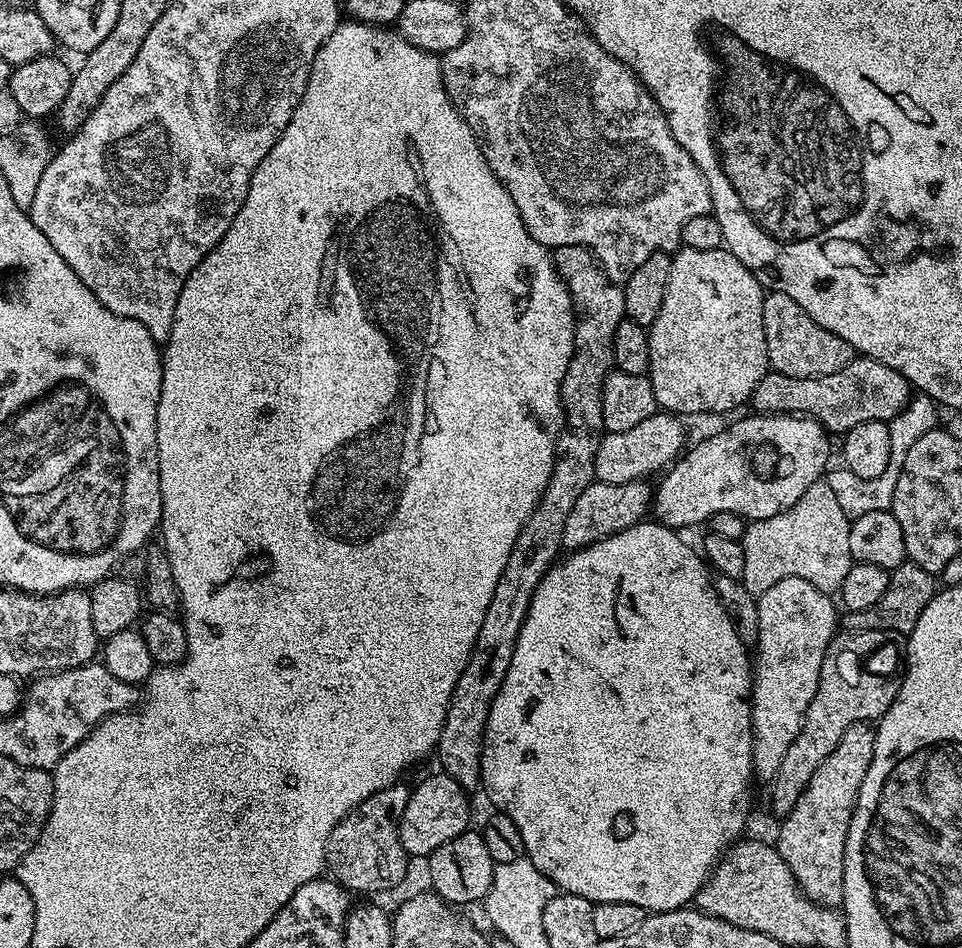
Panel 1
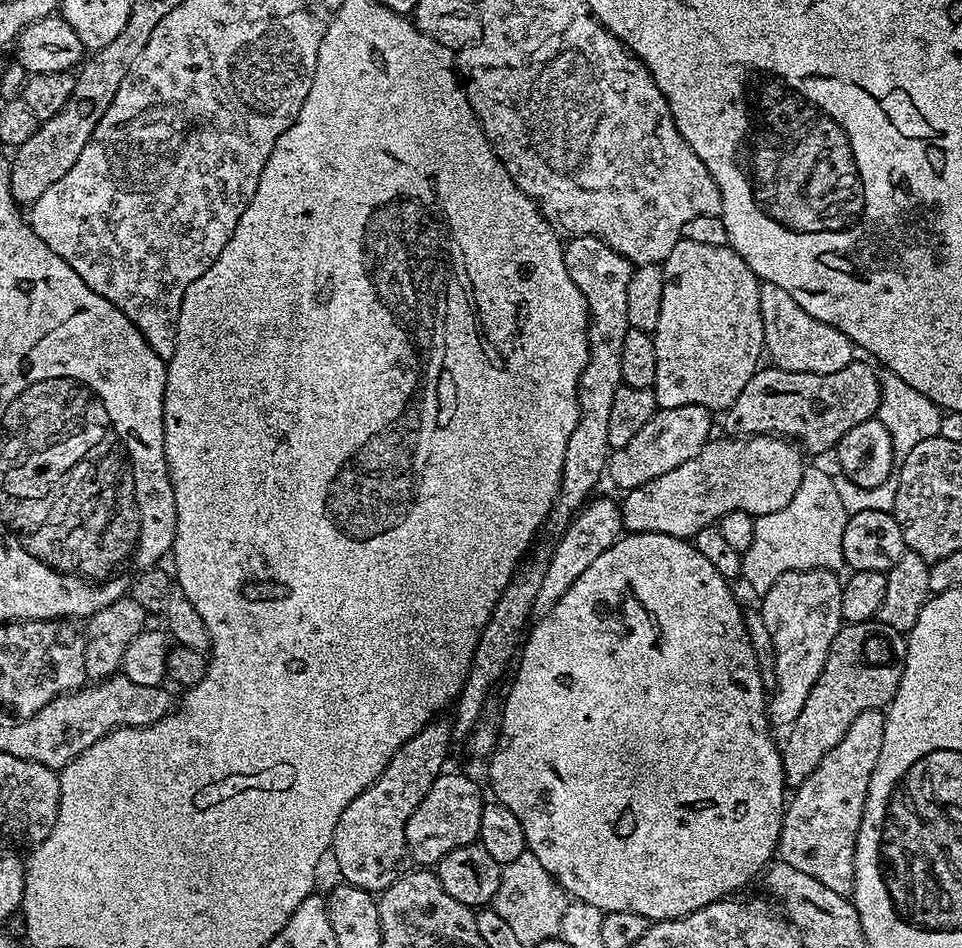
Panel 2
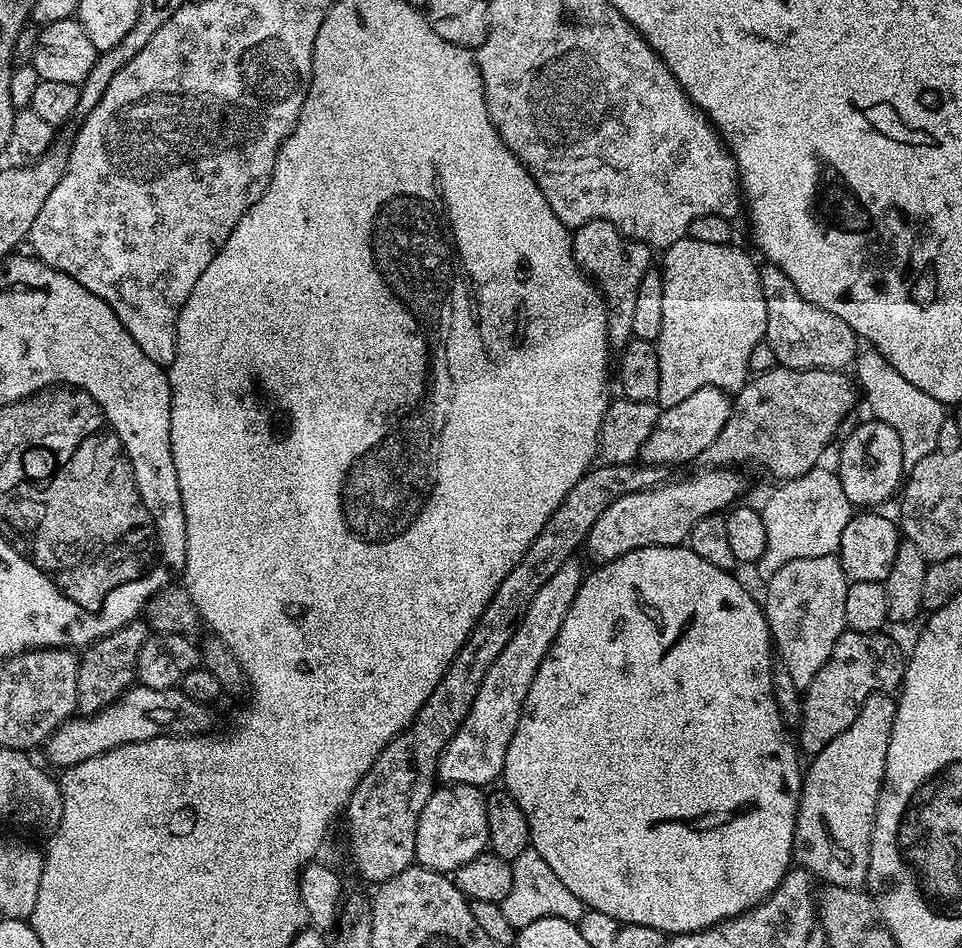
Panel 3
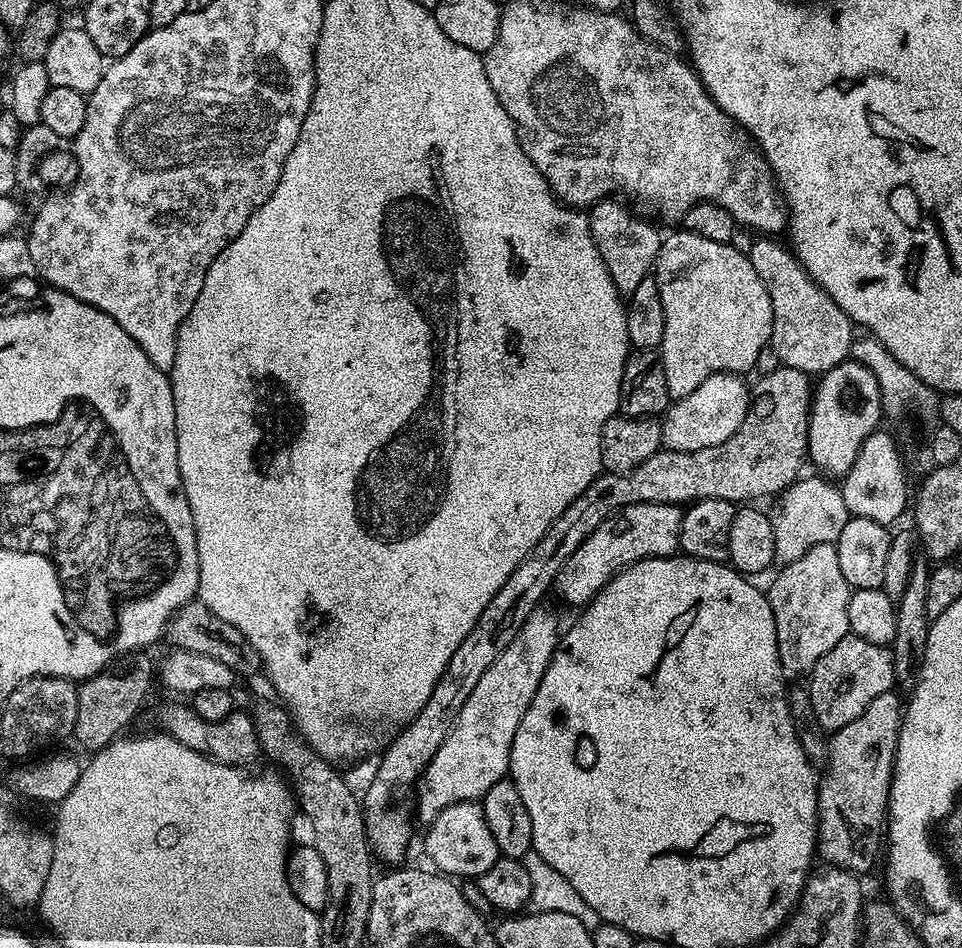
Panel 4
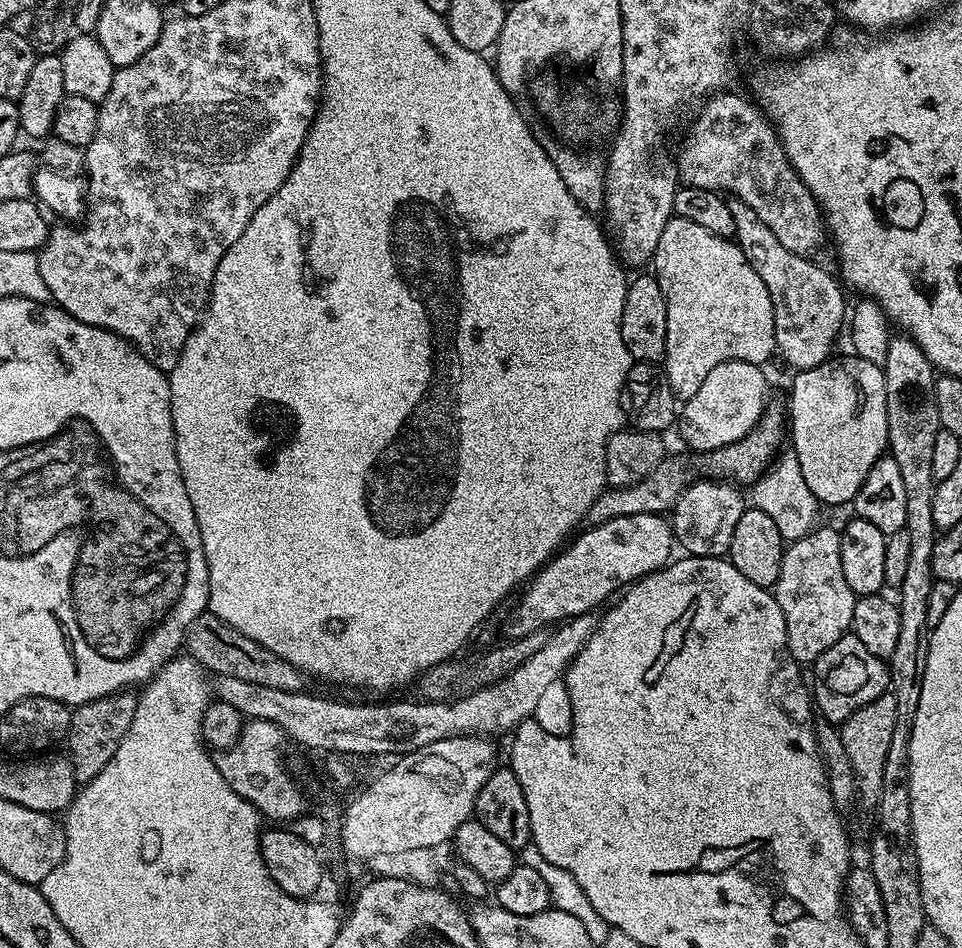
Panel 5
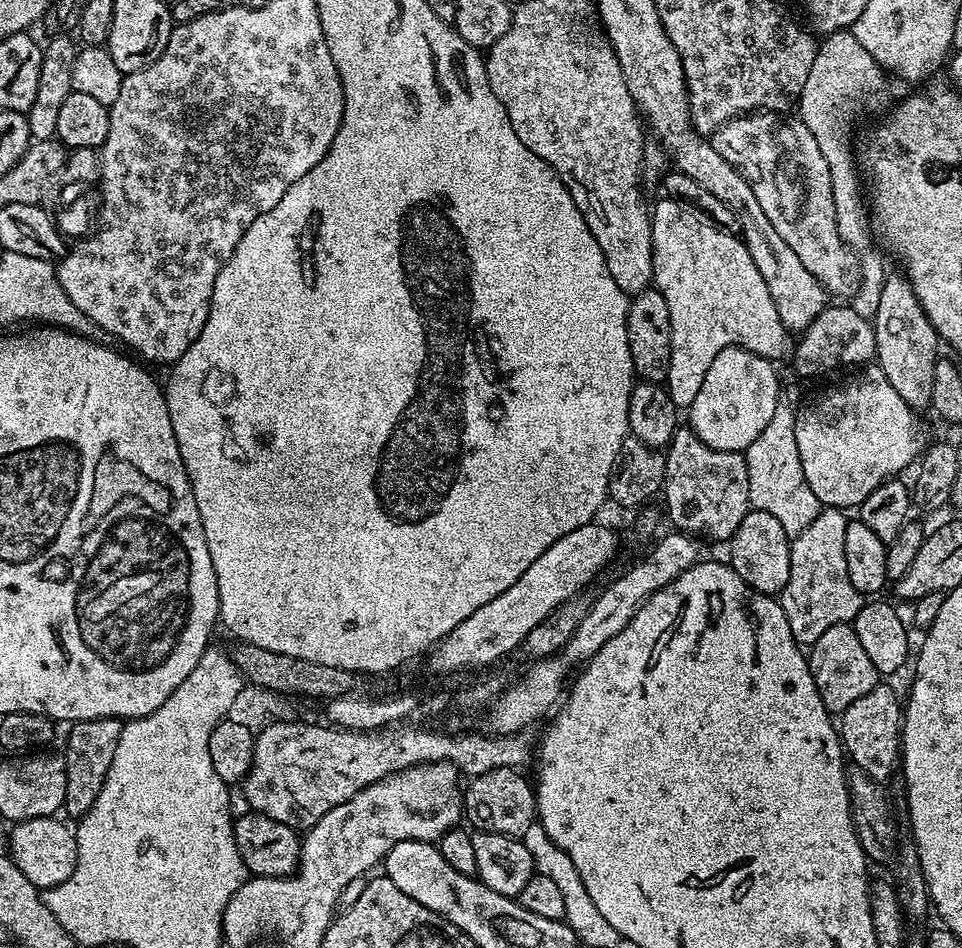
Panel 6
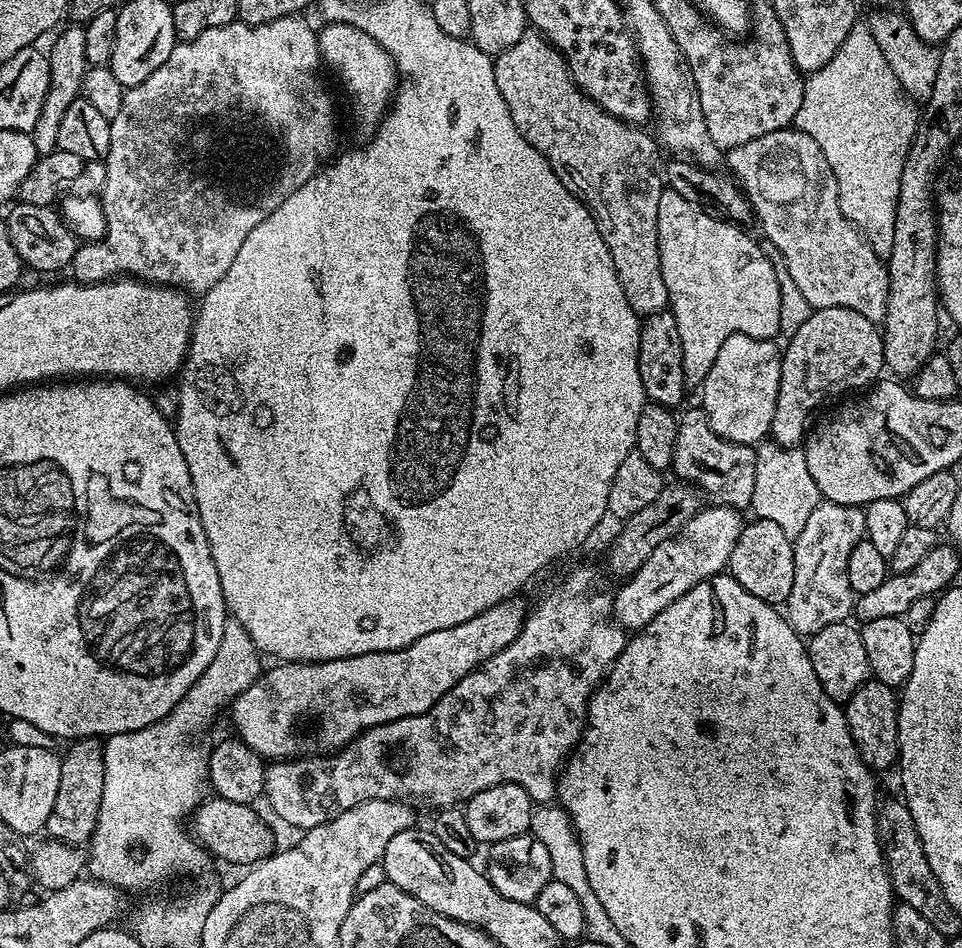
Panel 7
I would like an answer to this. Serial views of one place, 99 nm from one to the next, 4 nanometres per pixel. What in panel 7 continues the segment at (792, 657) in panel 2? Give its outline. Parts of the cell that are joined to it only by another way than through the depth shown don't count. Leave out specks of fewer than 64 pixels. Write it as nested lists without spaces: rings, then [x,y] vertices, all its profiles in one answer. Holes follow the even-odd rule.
[[[829,500],[821,502],[806,526],[798,534],[792,545],[794,550],[794,586],[790,589],[790,598],[786,605],[786,615],[790,626],[801,638],[811,638],[818,630],[826,626],[845,623],[854,612],[854,593],[850,586],[850,577],[846,574],[846,562],[850,562],[850,550],[860,540],[865,539],[866,518],[864,508],[854,504],[835,504]]]

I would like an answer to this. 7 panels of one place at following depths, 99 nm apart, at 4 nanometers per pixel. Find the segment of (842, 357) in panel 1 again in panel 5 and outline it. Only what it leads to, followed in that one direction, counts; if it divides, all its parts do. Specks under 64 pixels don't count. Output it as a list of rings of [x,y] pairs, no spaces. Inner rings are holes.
[[[732,198],[728,200],[728,205],[730,214],[734,214],[734,239],[742,254],[746,254],[746,262],[754,266],[758,278],[766,282],[766,290],[770,290],[778,356],[792,370],[818,367],[833,355],[836,335],[840,327],[843,329],[846,324],[845,289],[841,281],[835,275],[832,277],[822,265],[815,264],[812,258],[786,250],[786,246],[778,242],[774,230],[770,230],[770,226],[766,226],[766,222],[762,222],[762,218],[758,218],[758,214],[746,206],[746,202]]]

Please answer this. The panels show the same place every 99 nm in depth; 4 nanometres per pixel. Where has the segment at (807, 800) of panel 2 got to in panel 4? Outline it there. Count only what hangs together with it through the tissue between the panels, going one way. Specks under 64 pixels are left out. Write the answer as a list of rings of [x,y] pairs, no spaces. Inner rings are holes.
[[[895,691],[878,694],[854,722],[846,722],[837,732],[831,733],[828,742],[826,767],[818,780],[816,797],[816,843],[819,855],[825,856],[833,868],[844,868],[847,872],[865,874],[876,864],[876,854],[882,850],[882,833],[886,828],[888,795],[892,785],[892,773],[896,767],[896,743],[900,737],[902,700]]]

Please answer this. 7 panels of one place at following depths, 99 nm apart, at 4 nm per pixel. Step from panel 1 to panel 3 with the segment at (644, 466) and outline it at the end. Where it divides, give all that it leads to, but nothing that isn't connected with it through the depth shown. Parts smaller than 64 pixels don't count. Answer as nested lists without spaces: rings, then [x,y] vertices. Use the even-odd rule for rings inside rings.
[[[706,386],[702,390],[694,390],[694,394],[678,402],[678,406],[670,406],[661,411],[650,438],[642,446],[639,459],[645,464],[661,466],[699,461],[706,446],[710,446],[710,442],[714,442],[718,434],[722,434],[722,426],[726,426],[726,418],[730,418],[731,409],[729,393],[721,388]]]

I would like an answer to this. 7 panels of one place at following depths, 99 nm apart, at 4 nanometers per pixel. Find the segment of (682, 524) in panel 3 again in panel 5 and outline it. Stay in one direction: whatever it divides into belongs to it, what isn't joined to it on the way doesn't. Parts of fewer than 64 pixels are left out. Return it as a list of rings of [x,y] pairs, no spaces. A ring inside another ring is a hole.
[[[626,514],[585,529],[576,541],[573,539],[567,546],[561,547],[527,581],[526,587],[519,593],[520,605],[512,616],[513,637],[525,636],[539,628],[556,626],[571,620],[573,616],[599,609],[603,600],[611,601],[617,593],[627,589],[629,584],[663,568],[674,556],[672,526],[663,515]]]

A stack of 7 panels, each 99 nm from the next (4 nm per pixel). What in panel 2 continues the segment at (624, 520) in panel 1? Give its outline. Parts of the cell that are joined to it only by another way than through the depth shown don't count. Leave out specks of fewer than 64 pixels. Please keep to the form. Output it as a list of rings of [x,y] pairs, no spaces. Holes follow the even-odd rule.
[[[589,499],[577,511],[570,526],[555,541],[550,566],[546,566],[546,578],[542,582],[542,587],[538,589],[538,598],[532,607],[533,613],[549,612],[558,602],[558,598],[562,598],[562,594],[566,594],[566,590],[570,590],[570,586],[578,582],[578,574],[584,573],[586,566],[590,566],[590,562],[595,562],[598,554],[610,550],[610,546],[614,546],[614,542],[620,539],[625,531],[619,503],[615,499],[613,501],[596,499]]]

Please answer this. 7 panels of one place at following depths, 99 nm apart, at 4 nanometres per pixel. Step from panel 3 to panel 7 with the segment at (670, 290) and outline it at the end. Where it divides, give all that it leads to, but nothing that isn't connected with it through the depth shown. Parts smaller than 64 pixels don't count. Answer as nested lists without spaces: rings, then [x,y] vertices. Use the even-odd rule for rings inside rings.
[[[665,187],[662,198],[658,198],[658,254],[662,282],[666,282],[668,308],[674,314],[674,322],[678,322],[678,338],[682,338],[685,385],[703,385],[726,338],[746,334],[750,338],[770,340],[780,328],[780,280],[776,277],[776,268],[748,235],[745,229],[728,223],[703,204],[682,198],[682,194],[670,187]]]

